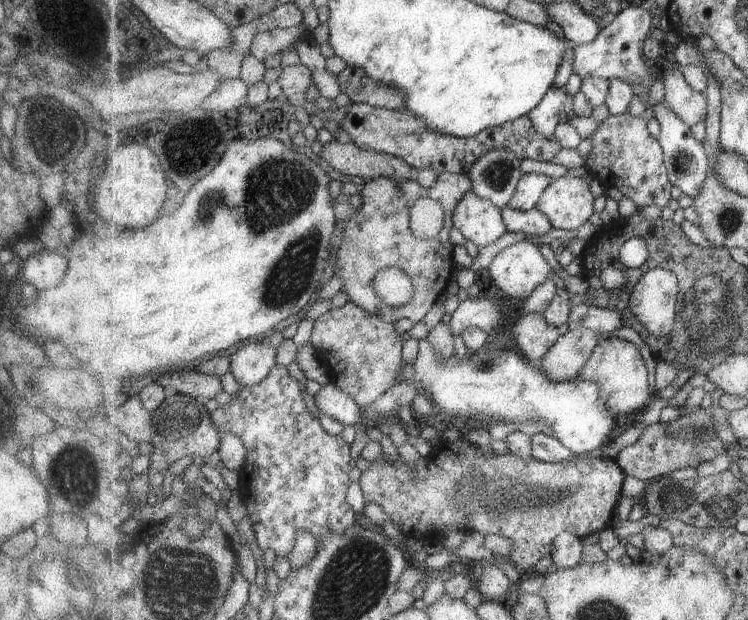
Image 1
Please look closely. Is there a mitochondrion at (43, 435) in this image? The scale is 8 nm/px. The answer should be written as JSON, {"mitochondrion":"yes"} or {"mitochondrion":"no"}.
{"mitochondrion":"no"}

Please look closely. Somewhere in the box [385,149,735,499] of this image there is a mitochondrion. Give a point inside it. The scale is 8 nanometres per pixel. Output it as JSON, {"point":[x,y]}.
{"point":[497,175]}

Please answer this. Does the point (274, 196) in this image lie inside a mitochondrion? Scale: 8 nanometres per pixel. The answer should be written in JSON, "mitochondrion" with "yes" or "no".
{"mitochondrion":"yes"}

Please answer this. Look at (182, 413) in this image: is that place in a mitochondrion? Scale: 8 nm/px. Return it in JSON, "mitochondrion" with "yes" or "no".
{"mitochondrion":"yes"}

